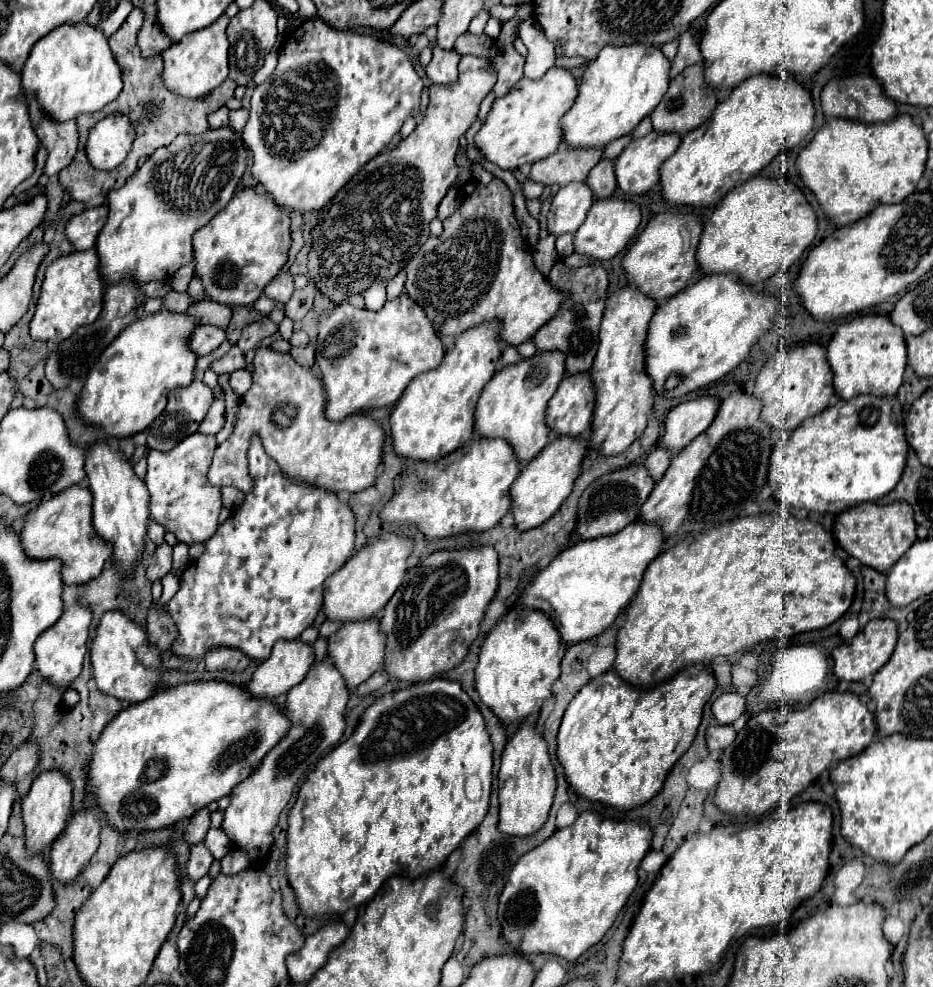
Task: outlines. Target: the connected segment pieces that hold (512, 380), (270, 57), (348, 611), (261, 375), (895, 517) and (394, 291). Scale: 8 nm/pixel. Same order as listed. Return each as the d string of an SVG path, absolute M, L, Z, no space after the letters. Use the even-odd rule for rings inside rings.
M559 350L537 352L531 358L523 358L515 364L501 368L485 386L479 398L475 410L477 432L487 438L509 440L515 448L515 456L519 458L519 462L527 464L549 444L551 428L547 426L545 420L547 402L555 394L563 376L565 376L565 356L559 354Z
M273 48L271 52L265 57L263 67L259 69L253 76L256 86L265 82L274 72L278 61L278 52L279 51L276 48Z
M383 532L375 542L369 542L361 550L357 550L357 554L353 554L347 564L343 564L343 568L339 568L339 572L329 576L329 580L325 582L323 610L327 618L349 622L367 620L381 614L407 572L407 558L411 550L413 540L395 532Z
M269 348L257 350L253 360L253 386L241 398L239 418L231 436L217 446L209 480L215 486L235 486L245 494L253 488L247 472L247 448L253 434L261 436L265 452L279 464L279 468L295 480L331 490L331 492L361 492L375 484L377 470L383 464L385 432L369 412L347 416L347 420L327 420L323 412L325 396L319 376L301 366L293 356L273 352Z
M895 502L895 504L857 504L855 508L847 508L835 520L835 538L837 544L849 552L853 558L861 560L865 566L875 568L877 572L887 574L895 562L913 546L917 540L917 524L911 512L911 504Z
M399 272L399 276L393 276L393 278L387 282L387 300L393 300L393 298L397 298L397 296L403 292L403 288L405 288L405 278L407 278L407 274L405 274L405 272Z

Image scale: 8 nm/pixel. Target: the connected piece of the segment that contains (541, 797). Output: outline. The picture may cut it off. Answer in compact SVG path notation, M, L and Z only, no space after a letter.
M523 722L513 738L507 740L501 768L499 768L499 830L511 836L527 836L537 832L547 820L555 794L555 768L549 758L549 746L545 736L537 730L537 724Z

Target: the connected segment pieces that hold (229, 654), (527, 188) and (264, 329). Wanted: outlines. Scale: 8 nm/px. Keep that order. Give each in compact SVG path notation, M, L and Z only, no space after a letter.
M213 648L203 656L207 670L245 670L251 662L249 656L235 648Z
M527 180L527 182L519 182L519 190L523 192L525 198L539 198L543 192L543 184Z
M269 318L263 320L263 322L249 324L249 326L243 330L243 334L241 334L237 346L239 346L243 352L249 352L249 350L255 348L263 338L271 336L275 330L277 330L277 324L273 324Z

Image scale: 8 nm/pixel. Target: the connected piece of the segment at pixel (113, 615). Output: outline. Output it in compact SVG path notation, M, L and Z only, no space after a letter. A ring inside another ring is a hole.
M111 610L103 614L97 626L97 634L91 644L91 664L95 670L97 688L101 692L115 696L127 704L139 704L155 694L161 680L163 660L159 648L149 642L143 626L129 620L123 612Z

